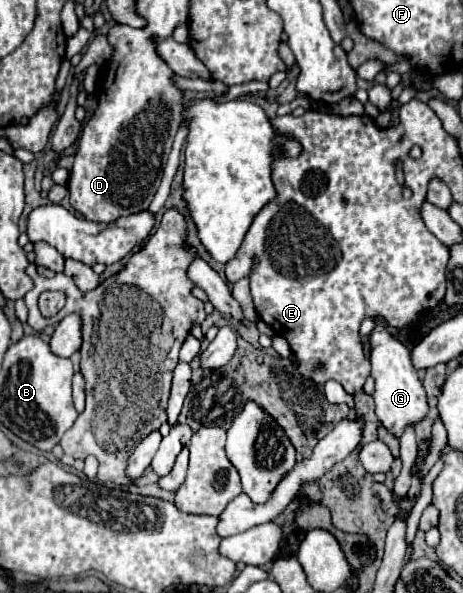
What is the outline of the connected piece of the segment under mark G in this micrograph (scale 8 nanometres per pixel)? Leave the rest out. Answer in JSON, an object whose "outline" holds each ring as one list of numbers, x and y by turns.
{"outline":[[376,318,376,328,370,332,370,362,372,362,372,376,376,380,374,388,374,402,376,402,376,416,382,422,382,426,396,438,402,436,402,432,408,426,416,426,420,420,428,414,428,400,426,392,422,388,422,382,418,380,418,374,410,362,410,350,392,338,384,330,386,322,382,318]]}

